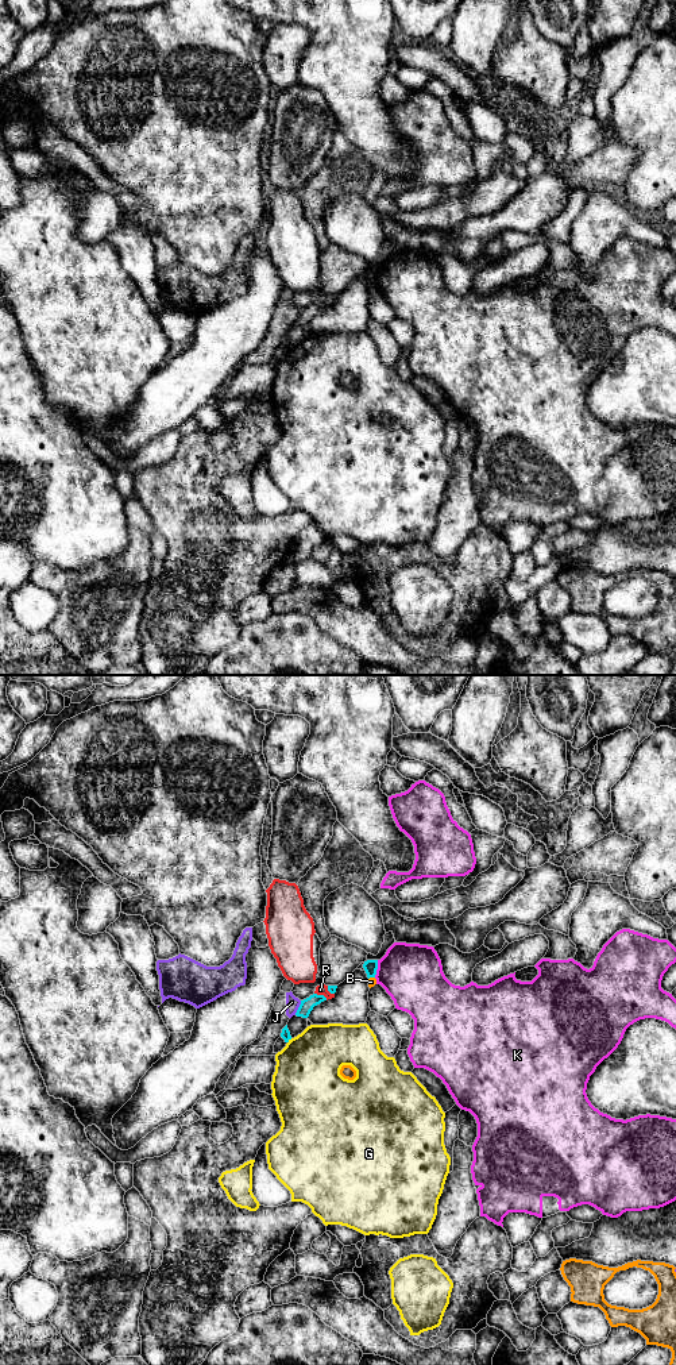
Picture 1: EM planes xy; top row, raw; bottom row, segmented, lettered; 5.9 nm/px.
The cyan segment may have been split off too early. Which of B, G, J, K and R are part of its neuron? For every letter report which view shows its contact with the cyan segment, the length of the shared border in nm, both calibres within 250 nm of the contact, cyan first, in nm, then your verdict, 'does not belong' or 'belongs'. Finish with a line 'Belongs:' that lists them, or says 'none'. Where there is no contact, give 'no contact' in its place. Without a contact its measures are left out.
B: xy | 40 nm | 80/50 nm | does not belong
G: xy | 40 nm | 60/400 nm | does not belong
J: xy | 100 nm | 80/80 nm | does not belong
K: xy | 110 nm | 80/360 nm | does not belong
R: xy | 90 nm | 80/60 nm | does not belong
Belongs: none

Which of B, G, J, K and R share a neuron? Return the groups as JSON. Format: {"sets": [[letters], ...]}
{"sets": [["B"], ["G"], ["J"], ["K"], ["R"]]}

